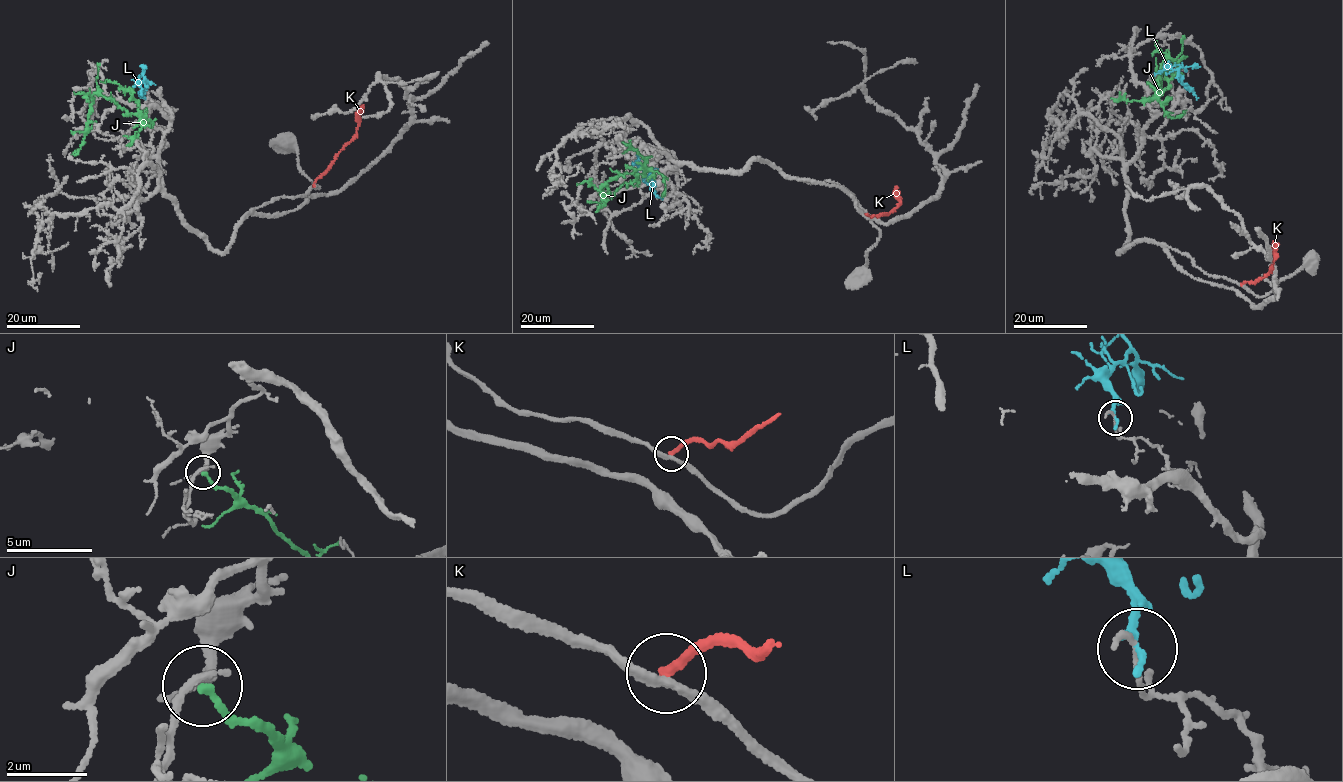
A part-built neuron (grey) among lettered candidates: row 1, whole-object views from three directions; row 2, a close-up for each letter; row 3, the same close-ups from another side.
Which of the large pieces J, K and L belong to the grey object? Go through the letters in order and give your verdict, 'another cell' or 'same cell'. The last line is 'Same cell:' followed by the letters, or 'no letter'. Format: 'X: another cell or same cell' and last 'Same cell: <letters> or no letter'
J: another cell
K: another cell
L: another cell
Same cell: no letter

